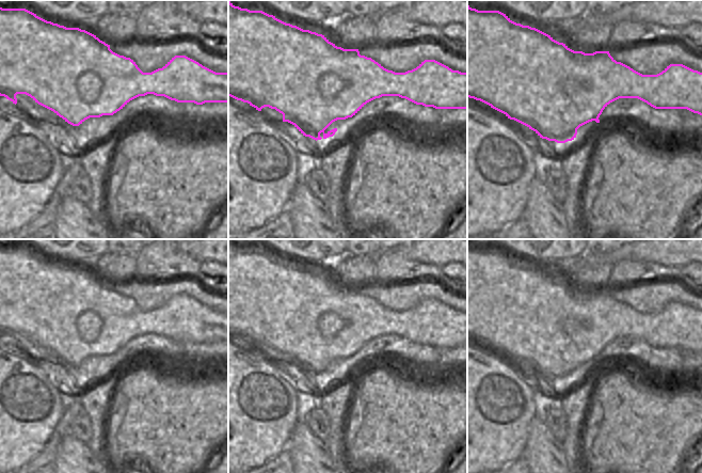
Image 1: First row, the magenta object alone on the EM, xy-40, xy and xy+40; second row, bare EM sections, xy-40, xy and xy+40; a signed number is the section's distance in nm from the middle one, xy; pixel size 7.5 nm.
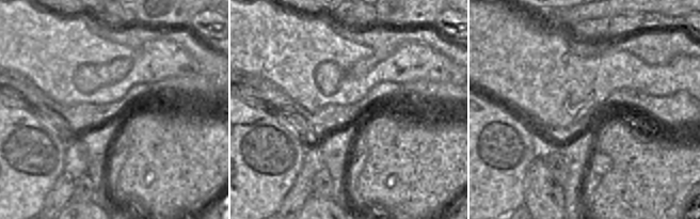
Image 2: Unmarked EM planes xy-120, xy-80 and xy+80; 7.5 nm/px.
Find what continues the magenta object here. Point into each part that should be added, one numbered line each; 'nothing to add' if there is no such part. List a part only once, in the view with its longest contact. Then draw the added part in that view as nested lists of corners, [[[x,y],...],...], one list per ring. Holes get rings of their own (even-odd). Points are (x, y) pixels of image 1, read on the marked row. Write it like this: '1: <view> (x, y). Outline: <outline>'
1: xy-40 (209, 114). Outline: [[[17,94],[17,108],[34,122],[49,122],[62,130],[77,149],[85,149],[92,143],[109,138],[128,120],[151,115],[177,126],[216,128],[228,126],[228,103],[177,103],[164,96],[147,94],[127,103],[113,115],[90,117],[79,126],[73,126],[53,111],[38,105],[26,94]]]

